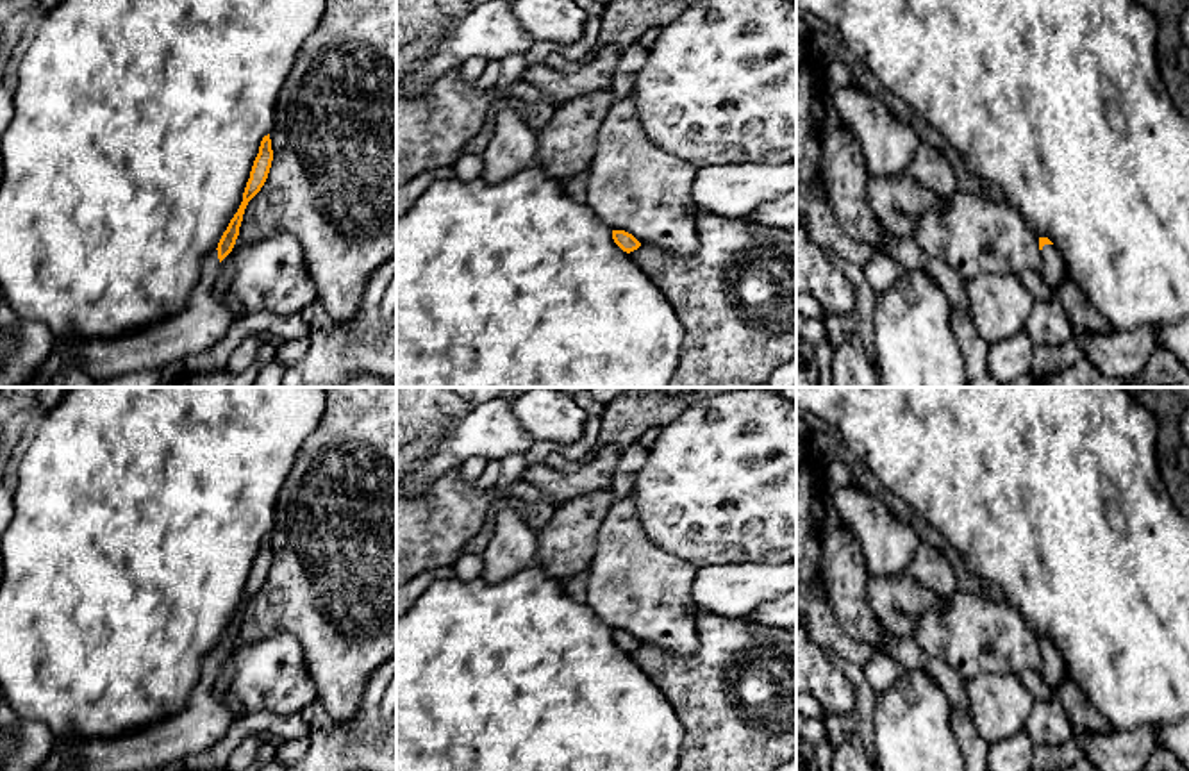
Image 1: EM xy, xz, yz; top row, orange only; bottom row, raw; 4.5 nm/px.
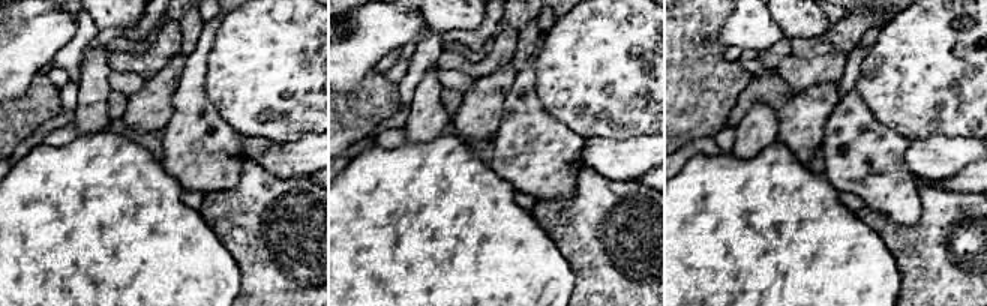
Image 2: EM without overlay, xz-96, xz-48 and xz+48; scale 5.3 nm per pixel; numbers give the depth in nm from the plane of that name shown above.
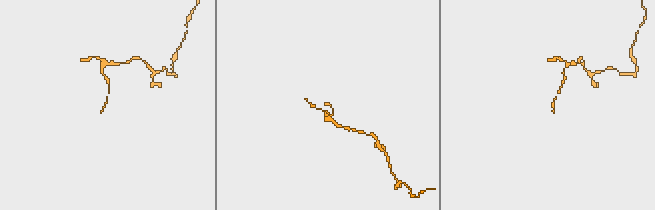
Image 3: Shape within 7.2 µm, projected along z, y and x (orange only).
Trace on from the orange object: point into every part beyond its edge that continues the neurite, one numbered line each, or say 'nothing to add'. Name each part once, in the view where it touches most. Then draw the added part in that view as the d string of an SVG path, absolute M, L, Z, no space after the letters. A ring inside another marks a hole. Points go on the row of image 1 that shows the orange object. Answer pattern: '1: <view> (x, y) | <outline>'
1: yz (1048, 323) | M1053 245L1041 250L1041 278L1050 287L1048 300L1035 300L1028 314L1025 330L1034 344L1057 346L1073 339L1073 325L1059 300L1059 284L1066 273L1062 257Z

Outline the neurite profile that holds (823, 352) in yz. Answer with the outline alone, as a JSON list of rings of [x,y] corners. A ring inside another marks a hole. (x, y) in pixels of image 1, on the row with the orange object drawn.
[[[828,339],[814,346],[819,387],[834,387],[832,386],[832,355],[834,355],[834,348],[828,343]]]

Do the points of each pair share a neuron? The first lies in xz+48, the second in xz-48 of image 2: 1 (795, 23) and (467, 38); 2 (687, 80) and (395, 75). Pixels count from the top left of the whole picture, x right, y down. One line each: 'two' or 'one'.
1: two
2: two

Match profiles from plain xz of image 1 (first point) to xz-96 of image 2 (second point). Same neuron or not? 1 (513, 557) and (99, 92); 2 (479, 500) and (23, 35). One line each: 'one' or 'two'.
1: one
2: two

